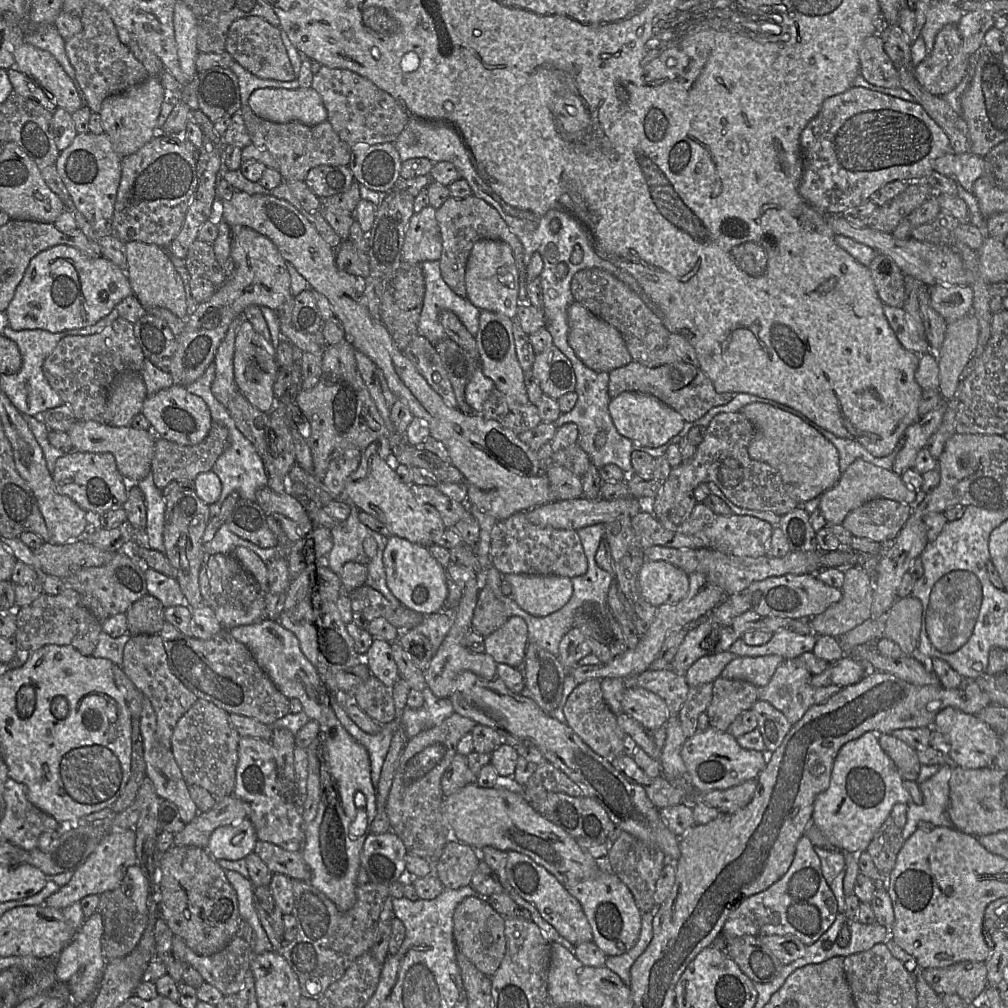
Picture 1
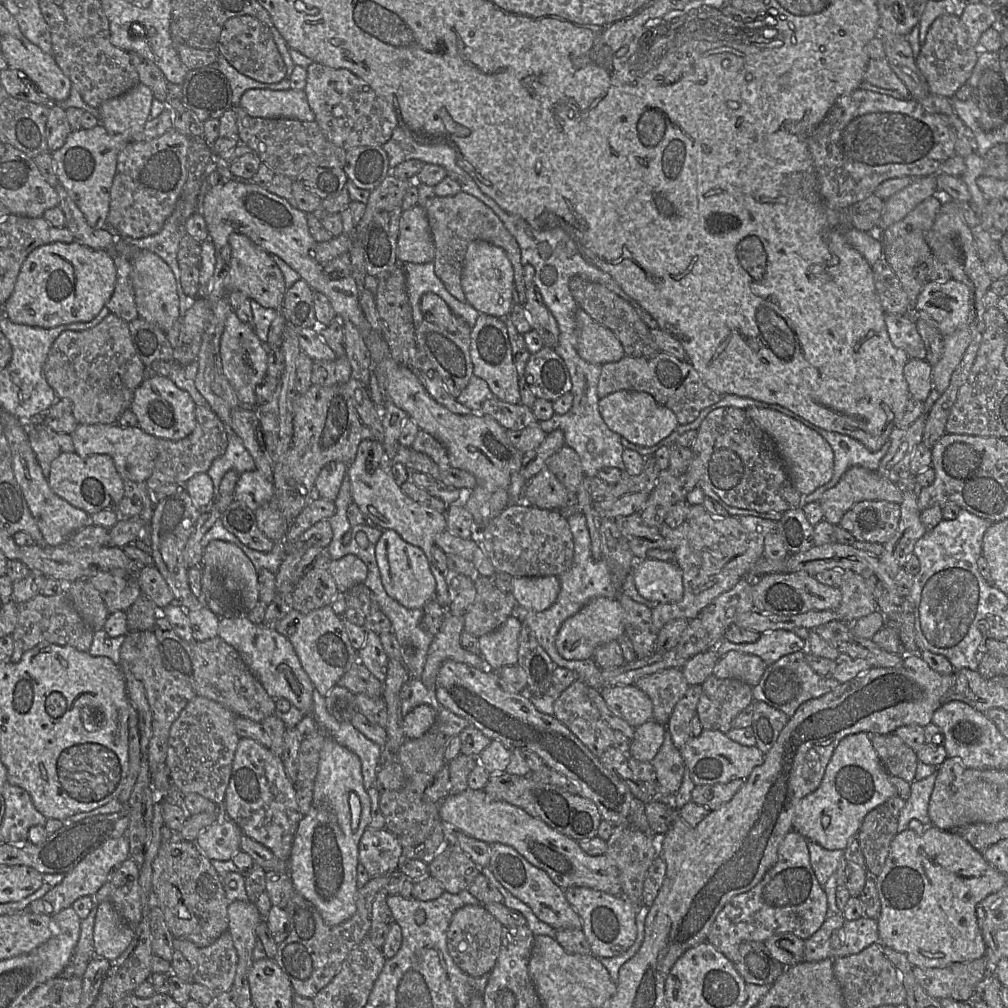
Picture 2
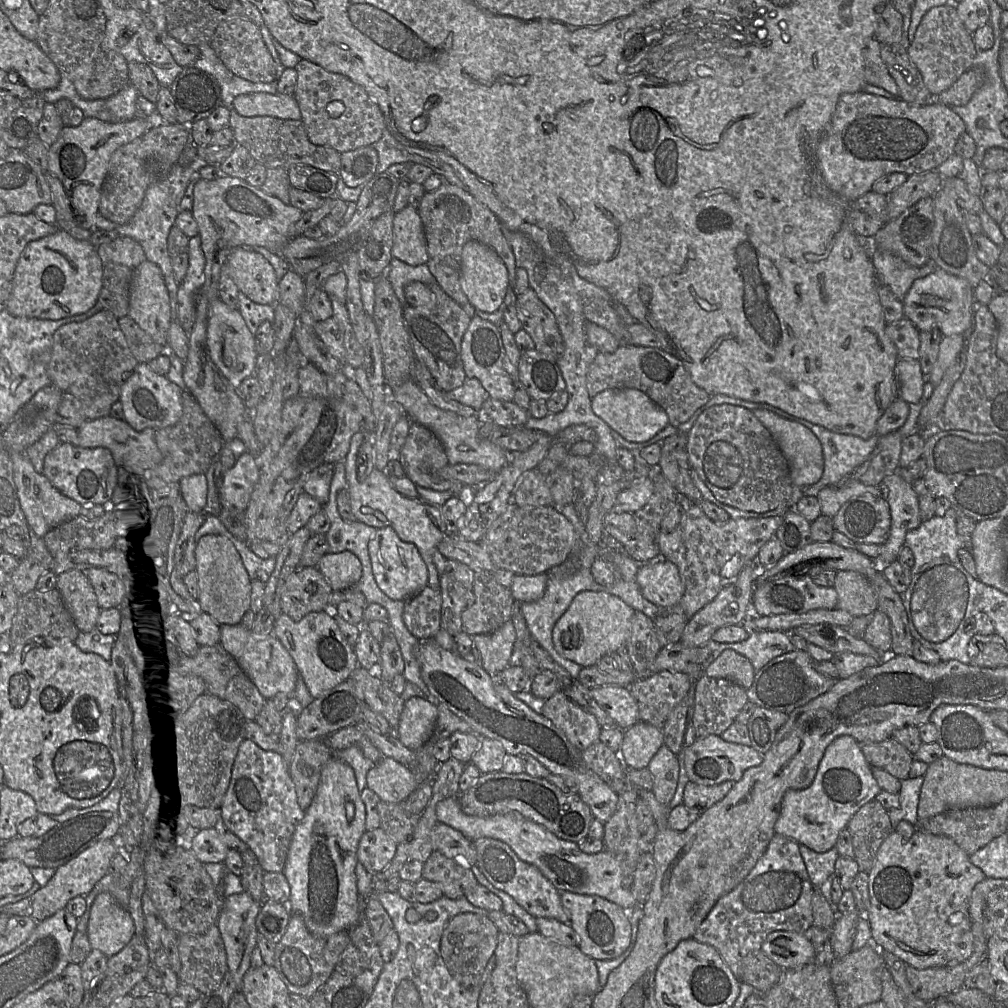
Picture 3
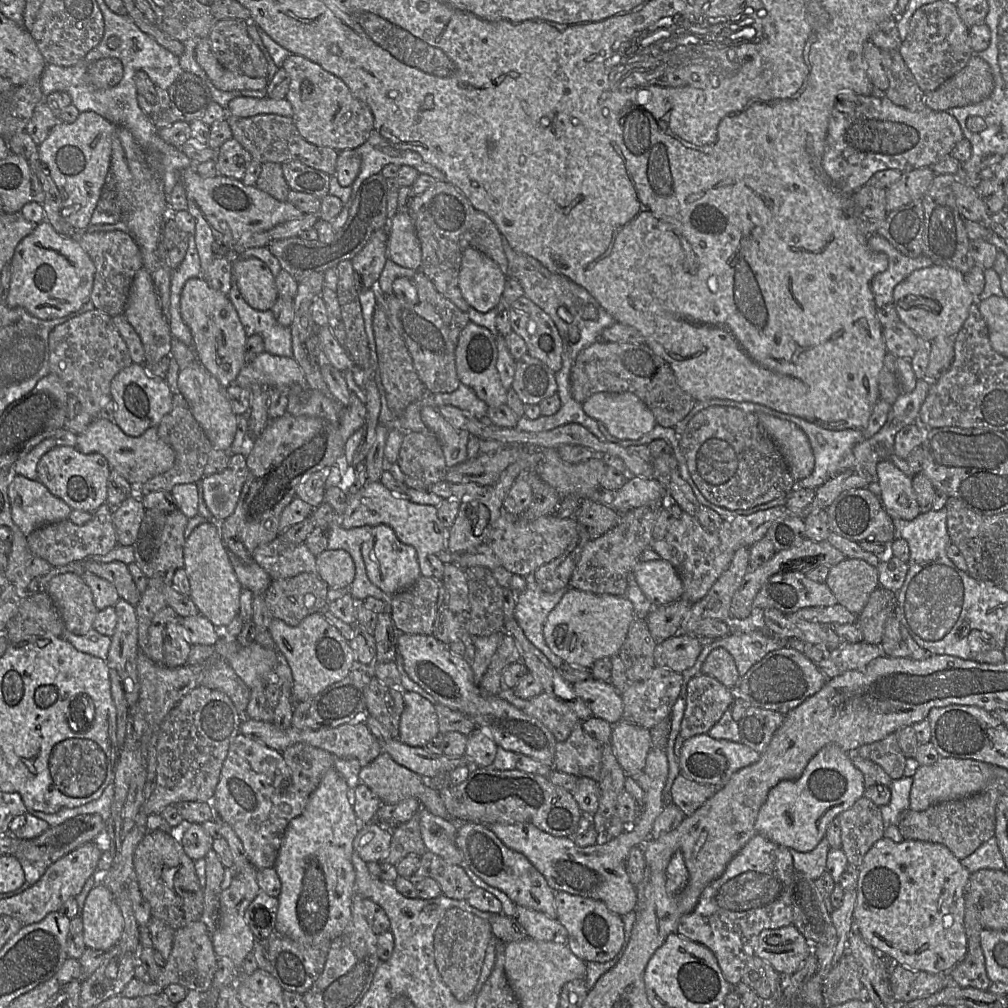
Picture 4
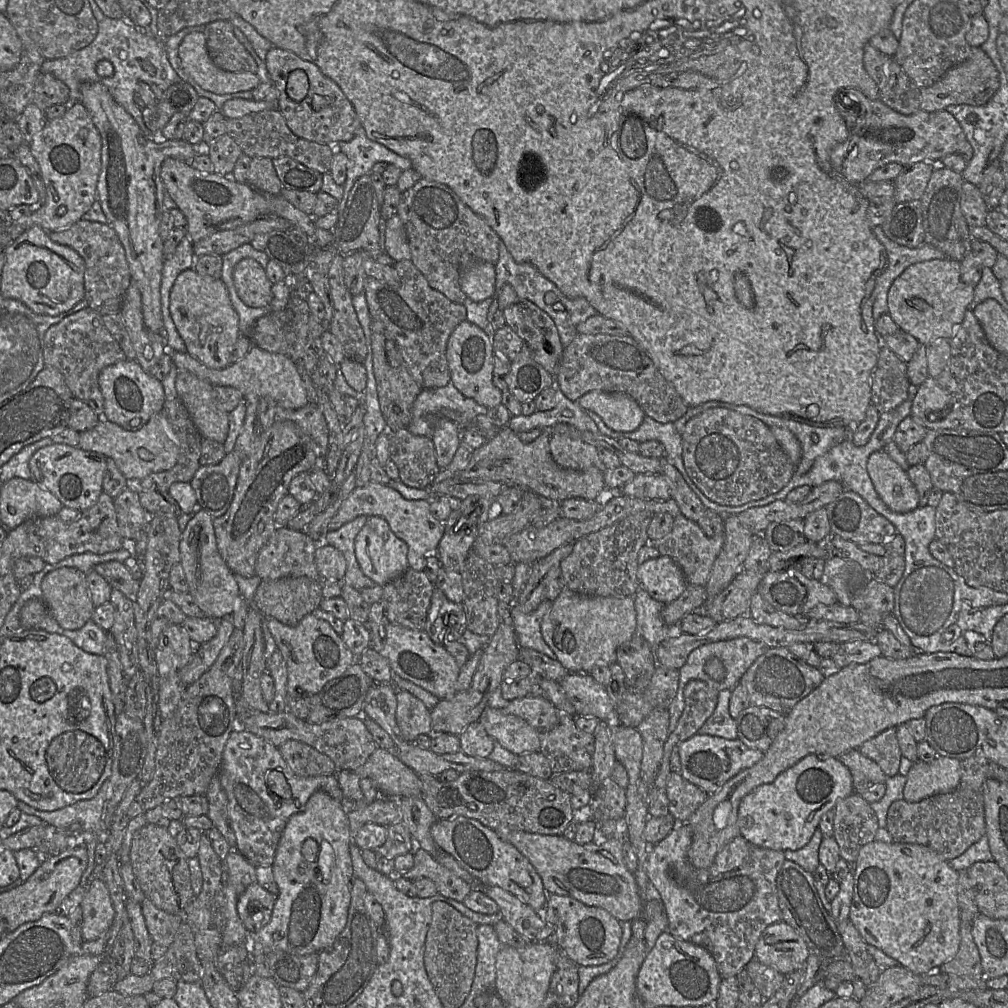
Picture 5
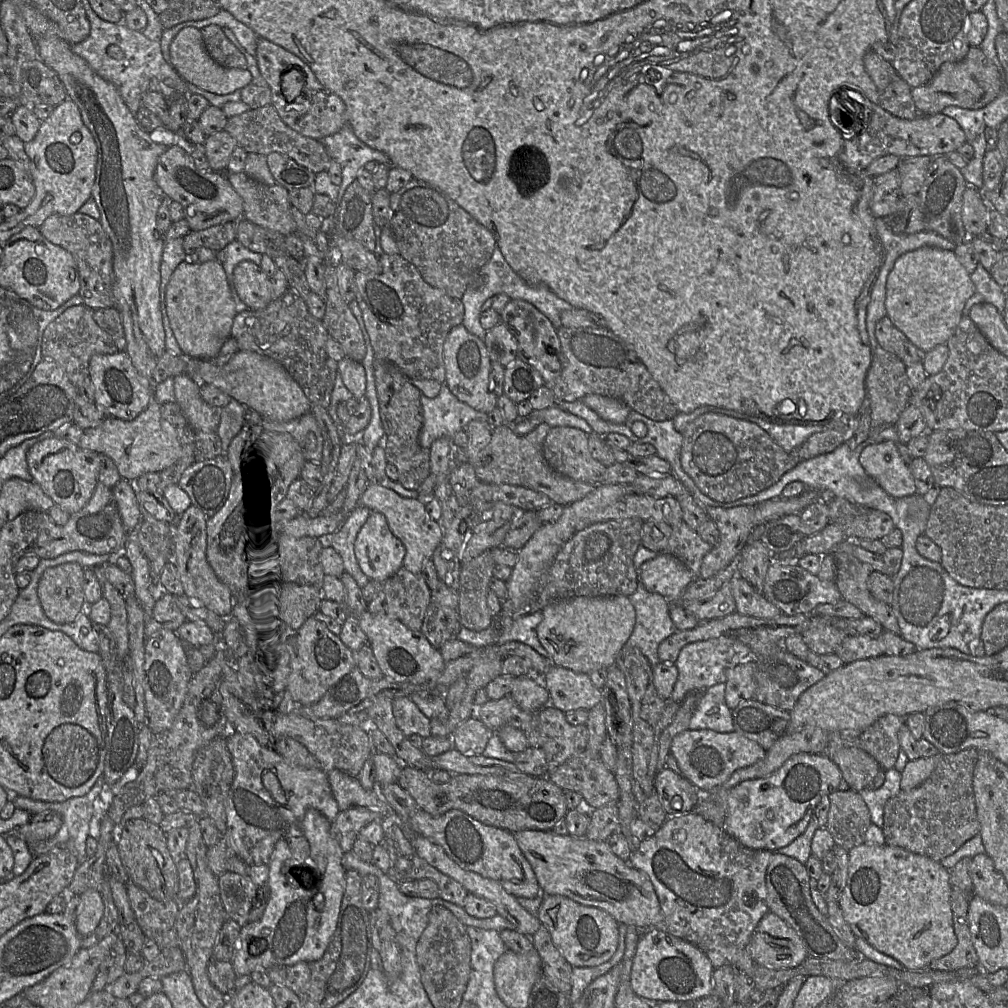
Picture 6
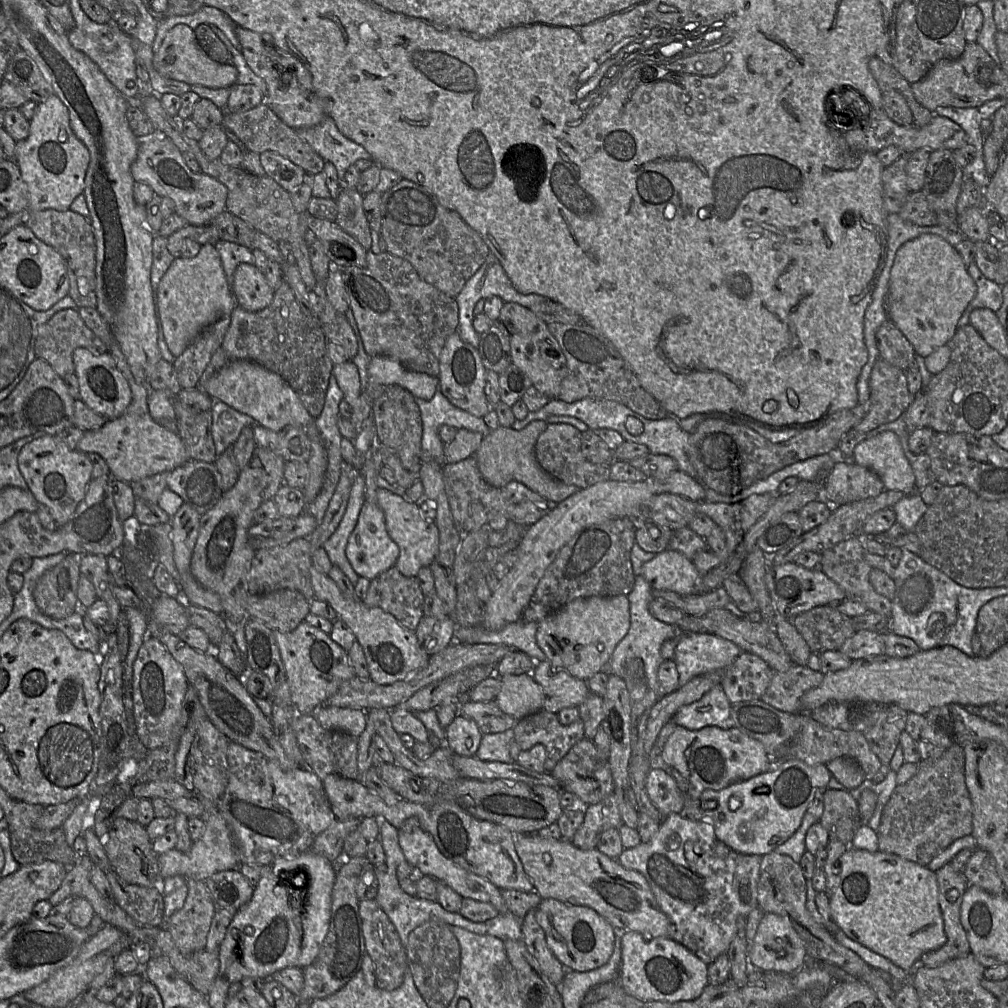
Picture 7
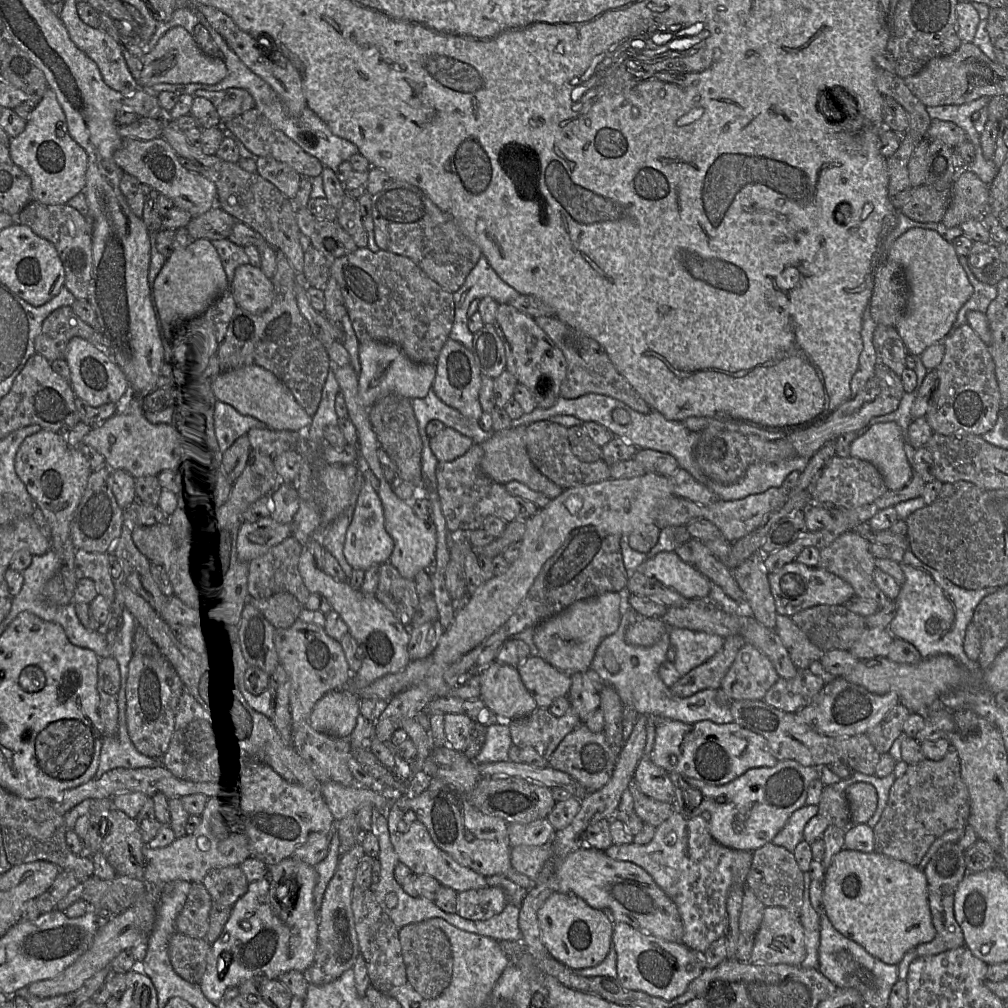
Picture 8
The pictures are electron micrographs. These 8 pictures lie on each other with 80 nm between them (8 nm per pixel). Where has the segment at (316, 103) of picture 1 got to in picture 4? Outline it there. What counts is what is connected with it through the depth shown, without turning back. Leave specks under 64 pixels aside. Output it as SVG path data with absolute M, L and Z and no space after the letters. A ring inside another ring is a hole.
M237 97L232 99L227 107L228 114L238 117L251 117L258 114L277 114L292 117L293 108L290 102L284 98L280 100L269 97Z

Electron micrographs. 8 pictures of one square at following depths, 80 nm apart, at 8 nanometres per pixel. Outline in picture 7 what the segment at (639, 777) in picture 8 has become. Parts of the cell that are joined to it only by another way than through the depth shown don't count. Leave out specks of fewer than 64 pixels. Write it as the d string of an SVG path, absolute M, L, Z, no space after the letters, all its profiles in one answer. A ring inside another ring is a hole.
M653 767L646 778L646 790L650 800L663 817L672 813L681 813L687 794L683 792L676 780L664 769Z

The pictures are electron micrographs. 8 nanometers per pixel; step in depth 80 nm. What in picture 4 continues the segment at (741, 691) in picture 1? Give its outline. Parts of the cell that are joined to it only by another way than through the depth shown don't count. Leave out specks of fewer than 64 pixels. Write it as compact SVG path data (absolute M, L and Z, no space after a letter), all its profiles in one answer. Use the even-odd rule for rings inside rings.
M701 675L692 678L687 685L684 716L679 737L684 741L707 732L731 708L736 698L732 689L718 680Z

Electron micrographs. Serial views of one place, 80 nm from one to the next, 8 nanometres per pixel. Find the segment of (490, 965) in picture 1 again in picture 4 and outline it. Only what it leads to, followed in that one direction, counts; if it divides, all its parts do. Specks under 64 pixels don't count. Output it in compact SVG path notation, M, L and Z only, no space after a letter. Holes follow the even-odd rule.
M459 908L448 909L434 934L434 954L437 969L458 1001L466 1001L472 994L480 976L486 949L495 938L491 924Z

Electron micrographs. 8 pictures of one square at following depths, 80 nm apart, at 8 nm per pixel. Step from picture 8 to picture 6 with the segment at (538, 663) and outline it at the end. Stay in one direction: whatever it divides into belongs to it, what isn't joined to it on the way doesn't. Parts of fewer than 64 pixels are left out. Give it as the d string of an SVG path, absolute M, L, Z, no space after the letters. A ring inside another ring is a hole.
M556 665L550 668L541 676L541 683L549 692L550 705L566 713L578 709L589 711L594 706L601 704L603 700L602 690L596 688L585 673L573 672Z

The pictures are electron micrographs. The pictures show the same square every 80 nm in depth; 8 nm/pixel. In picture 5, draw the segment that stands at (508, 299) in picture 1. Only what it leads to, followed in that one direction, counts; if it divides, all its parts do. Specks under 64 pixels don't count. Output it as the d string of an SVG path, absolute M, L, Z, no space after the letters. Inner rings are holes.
M477 261L464 267L460 274L460 287L467 298L481 302L496 294L495 265Z

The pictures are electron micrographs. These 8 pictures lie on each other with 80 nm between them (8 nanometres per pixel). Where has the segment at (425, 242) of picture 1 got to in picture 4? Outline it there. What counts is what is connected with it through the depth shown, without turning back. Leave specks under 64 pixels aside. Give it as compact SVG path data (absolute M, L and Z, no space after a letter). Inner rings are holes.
M408 211L395 214L388 228L387 258L402 267L418 270L422 261L421 245Z

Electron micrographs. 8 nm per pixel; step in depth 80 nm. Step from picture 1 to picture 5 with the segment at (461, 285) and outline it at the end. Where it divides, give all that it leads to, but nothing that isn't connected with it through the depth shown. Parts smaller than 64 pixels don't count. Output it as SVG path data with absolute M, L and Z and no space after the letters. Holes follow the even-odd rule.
M424 178L402 192L396 214L407 233L410 261L423 274L431 288L450 301L464 305L467 296L459 281L462 269L477 261L496 265L501 240L499 236L448 186Z

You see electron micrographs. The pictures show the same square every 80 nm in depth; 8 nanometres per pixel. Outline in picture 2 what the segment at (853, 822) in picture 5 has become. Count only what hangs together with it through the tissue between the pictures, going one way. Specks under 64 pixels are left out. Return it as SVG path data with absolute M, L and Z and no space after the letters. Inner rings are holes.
M885 804L871 810L864 818L856 840L865 858L868 877L876 877L882 871L890 844L897 832L897 819Z

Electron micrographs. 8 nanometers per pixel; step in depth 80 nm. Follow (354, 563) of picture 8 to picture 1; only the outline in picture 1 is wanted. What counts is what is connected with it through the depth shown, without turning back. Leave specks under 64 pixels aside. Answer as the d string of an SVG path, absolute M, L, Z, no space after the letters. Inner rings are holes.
M392 535L387 538L383 564L387 586L404 606L423 615L433 614L444 608L448 597L448 574L446 568L432 556L429 547Z

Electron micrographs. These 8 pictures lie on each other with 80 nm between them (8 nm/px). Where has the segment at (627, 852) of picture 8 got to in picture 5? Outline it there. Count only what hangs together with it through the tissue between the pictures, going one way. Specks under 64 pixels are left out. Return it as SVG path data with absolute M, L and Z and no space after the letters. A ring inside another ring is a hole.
M678 822L663 840L649 847L645 871L663 902L668 919L667 932L709 951L722 979L735 977L754 958L755 945L763 930L782 921L775 881L786 858L783 851L756 846L739 836L717 853L711 866L695 868L687 859L692 835L686 822Z

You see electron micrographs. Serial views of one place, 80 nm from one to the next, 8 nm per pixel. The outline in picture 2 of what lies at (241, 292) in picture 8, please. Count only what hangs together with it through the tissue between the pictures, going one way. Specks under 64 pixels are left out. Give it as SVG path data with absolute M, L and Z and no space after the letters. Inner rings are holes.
M232 233L229 244L231 259L230 271L225 279L226 291L241 291L265 308L281 308L287 288L284 276L271 255L241 233Z

